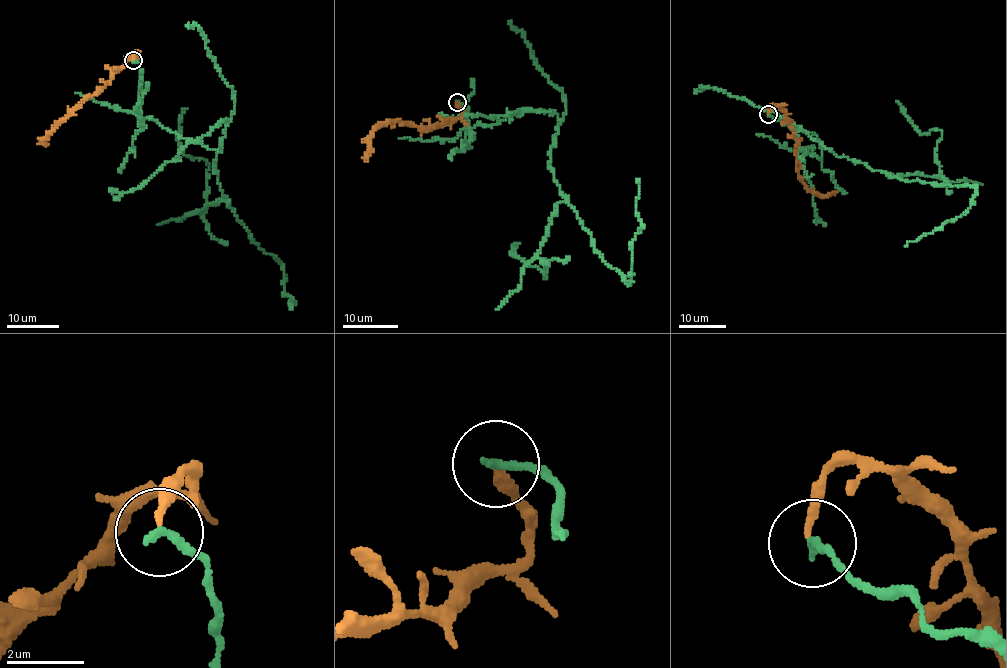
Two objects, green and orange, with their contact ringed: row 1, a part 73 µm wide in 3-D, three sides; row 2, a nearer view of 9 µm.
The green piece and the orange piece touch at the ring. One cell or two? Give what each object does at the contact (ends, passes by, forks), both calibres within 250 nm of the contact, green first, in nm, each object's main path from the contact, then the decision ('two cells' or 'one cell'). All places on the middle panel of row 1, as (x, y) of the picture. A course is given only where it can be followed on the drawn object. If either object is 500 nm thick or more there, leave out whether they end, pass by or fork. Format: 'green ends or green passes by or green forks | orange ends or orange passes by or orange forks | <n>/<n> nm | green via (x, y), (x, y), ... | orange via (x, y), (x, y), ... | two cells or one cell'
green ends | orange ends | 240/190 nm | green via (457, 102), (468, 147), (477, 124), (554, 112), (549, 167), (628, 284), (639, 178) | orange via (457, 102), (462, 115), (448, 123), (423, 129), (388, 120), (375, 129), (365, 160) | two cells

